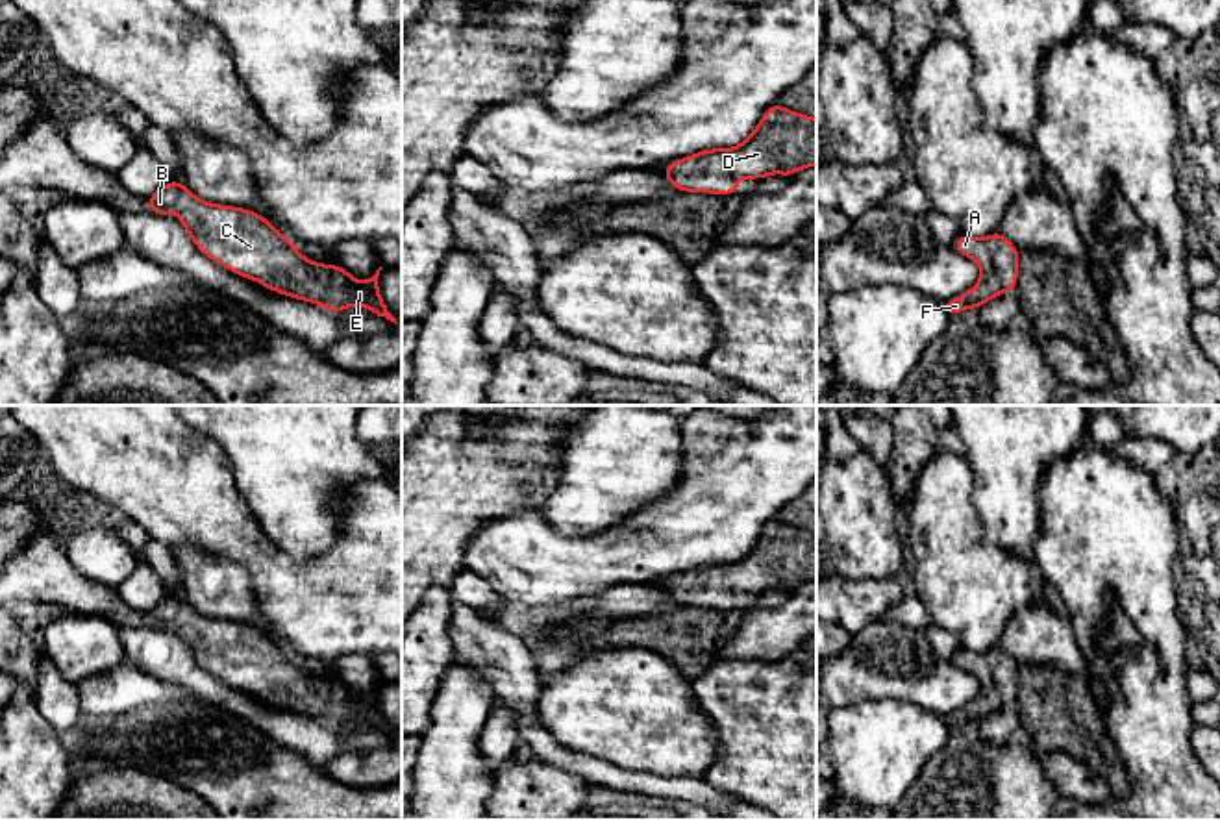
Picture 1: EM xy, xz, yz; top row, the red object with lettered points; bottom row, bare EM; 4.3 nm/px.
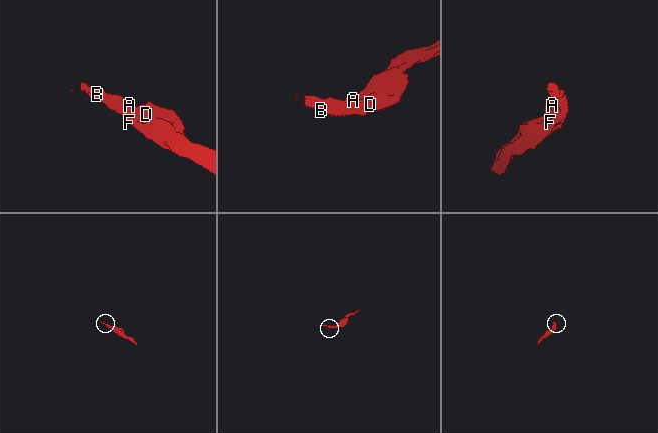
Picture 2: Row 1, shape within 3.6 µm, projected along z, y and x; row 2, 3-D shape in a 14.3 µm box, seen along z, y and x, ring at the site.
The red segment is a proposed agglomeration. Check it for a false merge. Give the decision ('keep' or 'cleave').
keep

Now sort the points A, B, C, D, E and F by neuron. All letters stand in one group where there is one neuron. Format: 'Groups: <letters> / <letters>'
Groups: A B C D E F

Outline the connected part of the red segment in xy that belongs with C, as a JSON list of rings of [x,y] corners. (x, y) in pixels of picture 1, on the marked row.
[[[168,180],[148,196],[148,213],[170,217],[172,211],[180,215],[180,224],[194,246],[233,274],[331,313],[365,305],[370,315],[398,324],[380,296],[381,267],[359,283],[339,265],[305,259],[265,217],[235,205],[204,202],[183,181]]]

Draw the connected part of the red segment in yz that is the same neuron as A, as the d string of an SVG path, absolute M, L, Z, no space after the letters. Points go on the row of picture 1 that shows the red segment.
M1000 230L987 239L976 239L961 233L952 246L961 255L974 259L979 265L979 281L948 305L950 313L966 309L979 309L985 302L1002 292L1015 292L1018 280L1018 254L1020 250L1007 241Z

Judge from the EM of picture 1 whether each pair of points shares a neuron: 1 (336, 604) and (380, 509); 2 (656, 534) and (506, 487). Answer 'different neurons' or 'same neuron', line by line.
1: same neuron
2: different neurons

